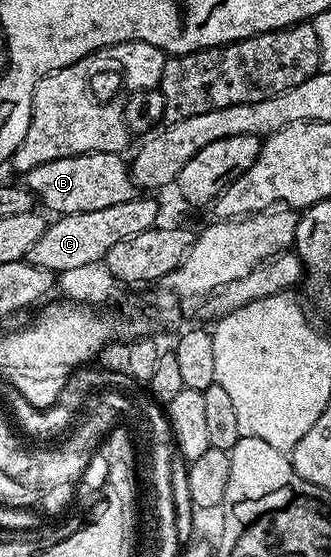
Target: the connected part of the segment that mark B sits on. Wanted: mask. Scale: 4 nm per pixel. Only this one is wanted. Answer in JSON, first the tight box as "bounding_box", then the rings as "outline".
{"bounding_box":[23,153,139,216],"outline":[[[83,153],[75,157],[59,157],[59,161],[47,161],[47,165],[35,165],[35,169],[24,172],[23,183],[33,194],[34,200],[46,207],[46,212],[57,211],[53,213],[58,216],[123,205],[123,201],[135,198],[139,188],[133,182],[130,164],[126,160],[124,163],[121,158],[118,153]]]}

